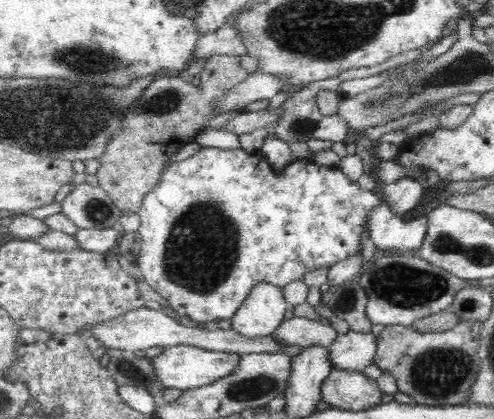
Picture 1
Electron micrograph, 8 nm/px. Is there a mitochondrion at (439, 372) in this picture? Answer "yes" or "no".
yes

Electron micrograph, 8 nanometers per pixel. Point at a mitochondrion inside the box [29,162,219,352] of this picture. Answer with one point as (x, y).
(97, 211)

